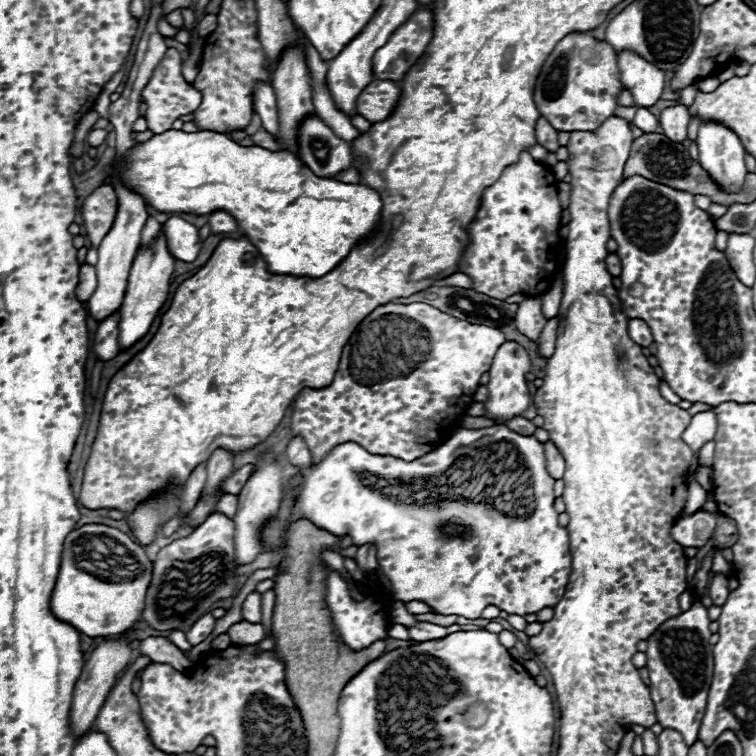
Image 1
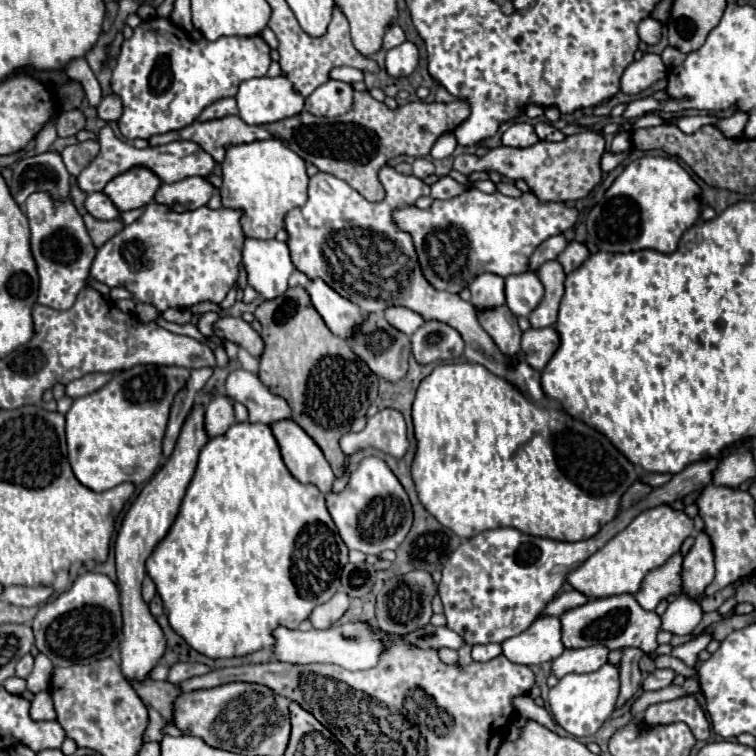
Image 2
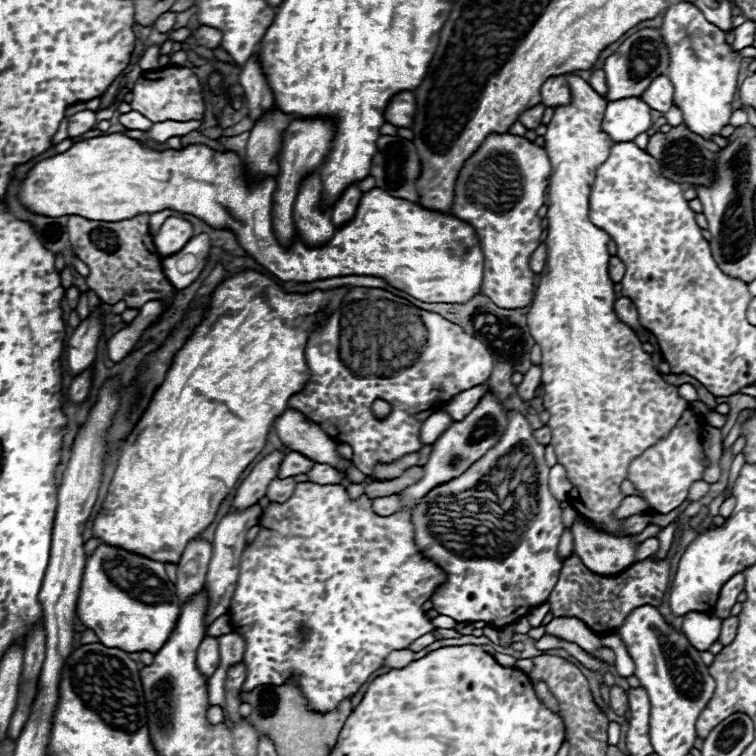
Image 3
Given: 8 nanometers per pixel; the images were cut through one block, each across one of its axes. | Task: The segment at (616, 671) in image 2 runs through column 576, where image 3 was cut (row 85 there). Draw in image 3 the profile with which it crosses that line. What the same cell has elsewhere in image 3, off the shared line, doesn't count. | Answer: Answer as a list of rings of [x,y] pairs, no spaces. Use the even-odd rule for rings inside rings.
[[[690,2],[672,4],[664,14],[660,30],[670,54],[668,78],[674,84],[674,104],[682,110],[684,124],[702,138],[720,134],[734,110],[732,98],[738,88],[738,70],[744,56],[734,52],[726,42],[726,32],[710,24]]]

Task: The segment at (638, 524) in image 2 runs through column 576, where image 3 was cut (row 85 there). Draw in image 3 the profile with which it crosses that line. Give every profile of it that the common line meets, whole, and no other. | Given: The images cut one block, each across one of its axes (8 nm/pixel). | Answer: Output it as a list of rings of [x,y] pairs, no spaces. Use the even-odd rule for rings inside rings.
[[[568,76],[570,104],[556,106],[552,120],[546,124],[544,150],[550,158],[552,172],[546,188],[548,206],[548,236],[544,240],[548,256],[546,266],[538,276],[538,286],[530,306],[528,322],[534,342],[542,348],[542,388],[544,388],[544,408],[550,412],[548,428],[552,430],[552,446],[556,450],[558,462],[566,468],[572,490],[568,492],[570,504],[590,522],[602,526],[608,534],[622,526],[628,534],[642,532],[648,522],[661,529],[669,525],[679,515],[679,508],[668,514],[647,513],[651,516],[630,516],[624,520],[614,520],[612,512],[622,502],[620,482],[626,478],[628,464],[640,456],[644,450],[654,446],[664,438],[672,426],[678,422],[688,402],[678,394],[678,386],[662,380],[652,364],[648,352],[642,350],[642,342],[614,312],[614,282],[608,276],[610,254],[606,244],[610,236],[594,226],[588,218],[588,196],[594,184],[596,168],[608,158],[612,148],[612,138],[602,132],[602,118],[606,112],[606,100],[580,76]]]

